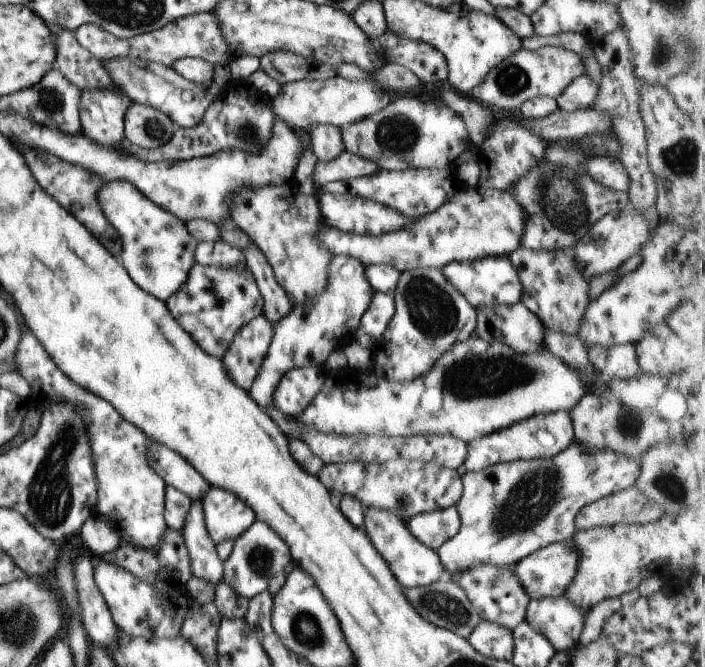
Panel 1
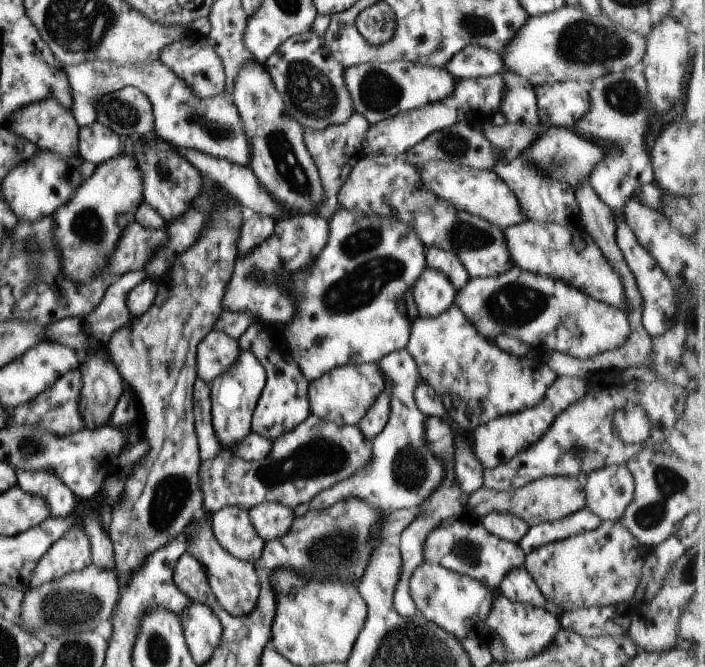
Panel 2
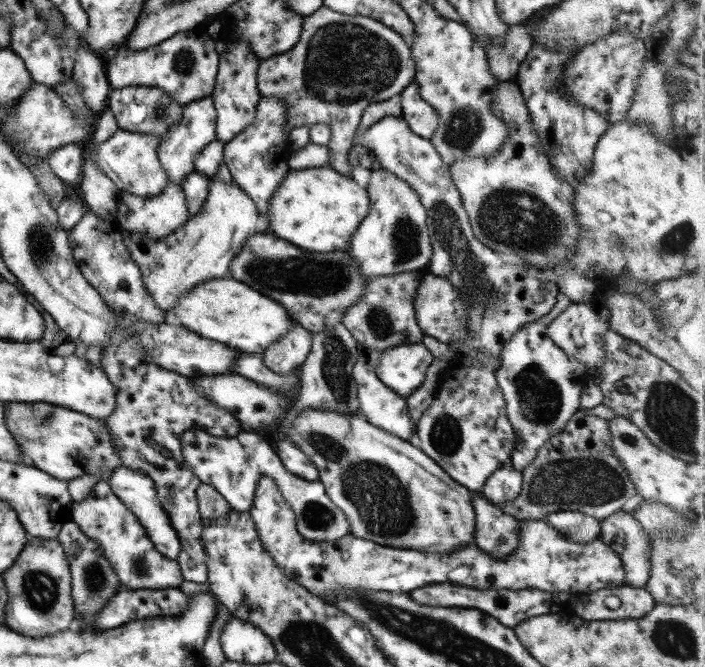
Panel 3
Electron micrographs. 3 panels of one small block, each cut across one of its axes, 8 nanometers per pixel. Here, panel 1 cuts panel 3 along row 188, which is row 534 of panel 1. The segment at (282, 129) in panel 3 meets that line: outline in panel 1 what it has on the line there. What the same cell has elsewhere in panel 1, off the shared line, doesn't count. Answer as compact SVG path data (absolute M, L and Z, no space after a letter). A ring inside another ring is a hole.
M257 519L232 542L231 550L221 560L221 582L233 589L238 597L247 600L267 590L269 579L277 577L291 562L288 546L269 530L267 524Z

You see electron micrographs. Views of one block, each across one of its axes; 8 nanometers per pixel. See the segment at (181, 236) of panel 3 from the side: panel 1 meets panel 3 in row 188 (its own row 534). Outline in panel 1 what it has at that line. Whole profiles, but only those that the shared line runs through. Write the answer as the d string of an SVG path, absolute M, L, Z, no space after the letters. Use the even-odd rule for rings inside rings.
M211 487L201 498L204 525L213 544L233 542L256 519L233 493Z

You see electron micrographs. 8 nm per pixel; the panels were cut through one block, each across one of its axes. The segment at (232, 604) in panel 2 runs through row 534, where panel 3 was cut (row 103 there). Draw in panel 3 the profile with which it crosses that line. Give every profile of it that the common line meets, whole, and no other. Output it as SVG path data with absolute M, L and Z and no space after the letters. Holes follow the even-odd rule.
M205 97L184 105L179 122L173 124L173 128L169 126L169 130L160 136L157 145L157 158L169 181L179 185L180 179L189 174L189 171L194 170L193 161L196 154L206 144L216 140L214 136L215 119L216 110L212 98Z

